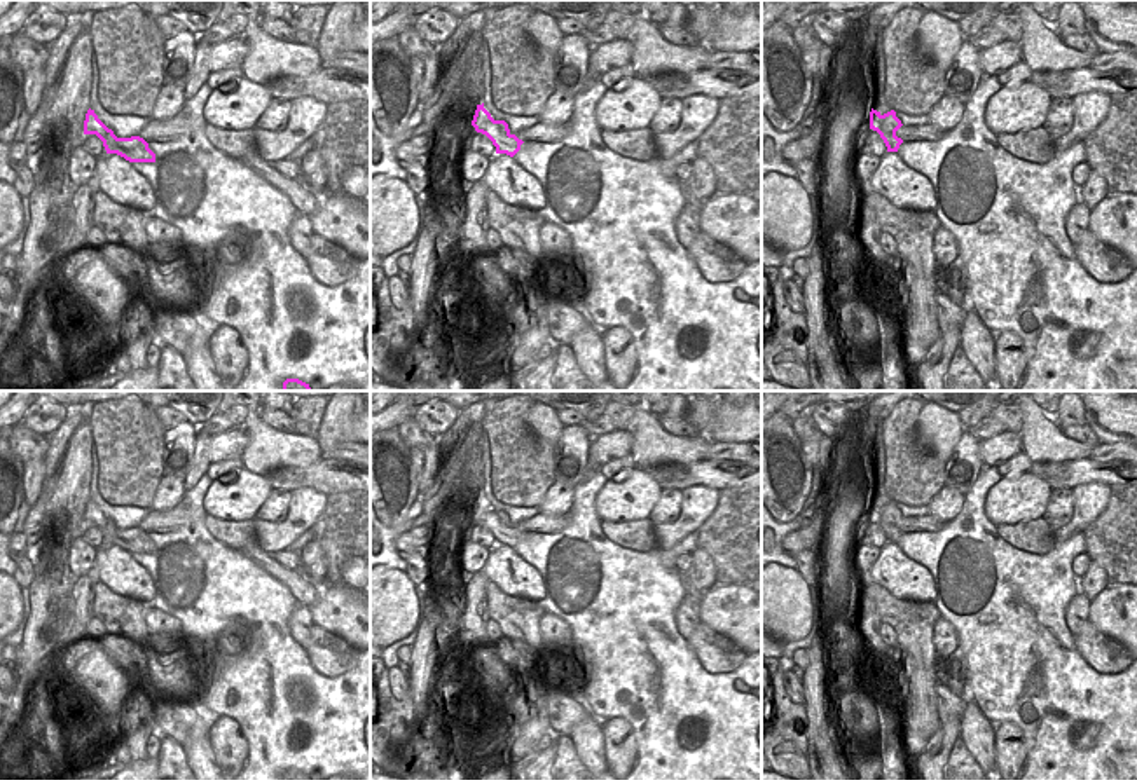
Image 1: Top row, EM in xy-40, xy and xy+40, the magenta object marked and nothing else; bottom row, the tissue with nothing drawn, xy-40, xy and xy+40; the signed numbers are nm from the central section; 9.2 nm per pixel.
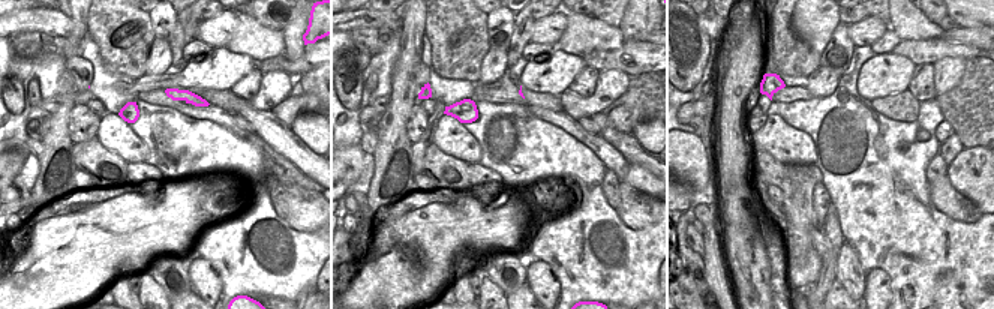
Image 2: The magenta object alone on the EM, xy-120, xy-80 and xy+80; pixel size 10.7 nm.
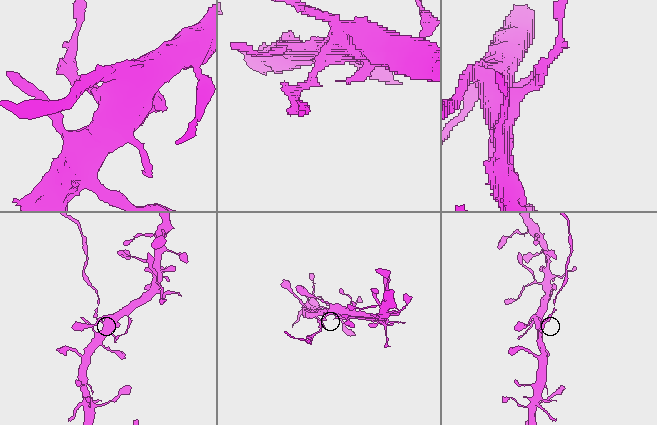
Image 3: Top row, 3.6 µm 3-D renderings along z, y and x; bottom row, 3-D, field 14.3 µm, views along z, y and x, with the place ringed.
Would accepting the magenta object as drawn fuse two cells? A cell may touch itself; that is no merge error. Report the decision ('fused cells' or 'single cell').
fused cells

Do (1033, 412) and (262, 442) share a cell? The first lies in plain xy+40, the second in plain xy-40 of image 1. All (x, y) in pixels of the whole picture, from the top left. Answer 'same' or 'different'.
same

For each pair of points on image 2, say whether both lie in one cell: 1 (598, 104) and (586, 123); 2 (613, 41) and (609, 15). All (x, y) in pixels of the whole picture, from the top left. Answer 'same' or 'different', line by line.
1: different
2: different

